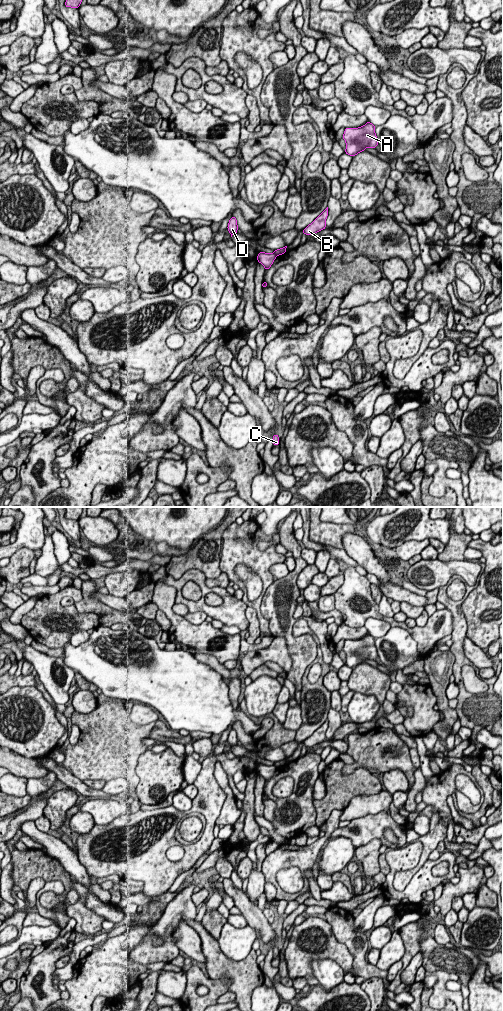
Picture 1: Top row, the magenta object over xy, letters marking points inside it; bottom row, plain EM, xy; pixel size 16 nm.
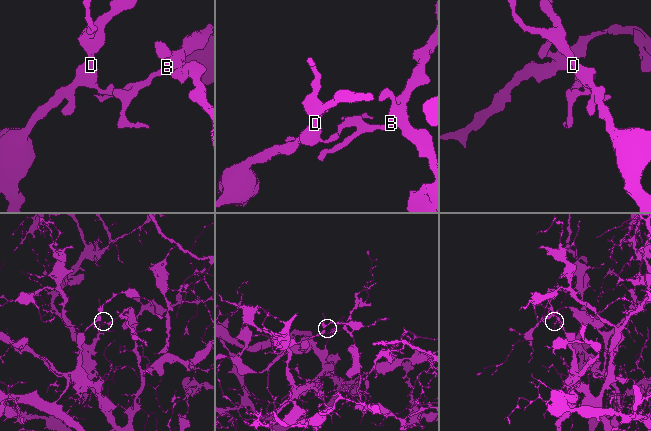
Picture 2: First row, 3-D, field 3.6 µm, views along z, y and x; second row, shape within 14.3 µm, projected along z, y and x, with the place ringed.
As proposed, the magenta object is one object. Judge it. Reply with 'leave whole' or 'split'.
split

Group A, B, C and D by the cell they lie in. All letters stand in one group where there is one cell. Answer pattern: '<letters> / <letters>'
A D / B C

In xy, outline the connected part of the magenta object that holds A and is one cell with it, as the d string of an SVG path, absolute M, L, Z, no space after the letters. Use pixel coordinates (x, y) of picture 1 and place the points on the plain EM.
M369 633L359 640L345 640L343 651L346 653L345 665L352 669L366 659L376 660L378 657L375 638Z

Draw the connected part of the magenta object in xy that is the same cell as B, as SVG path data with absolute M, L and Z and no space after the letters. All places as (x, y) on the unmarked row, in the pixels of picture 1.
M328 719L306 740L303 742L303 746L312 747L320 742L326 740L326 730L328 728Z

